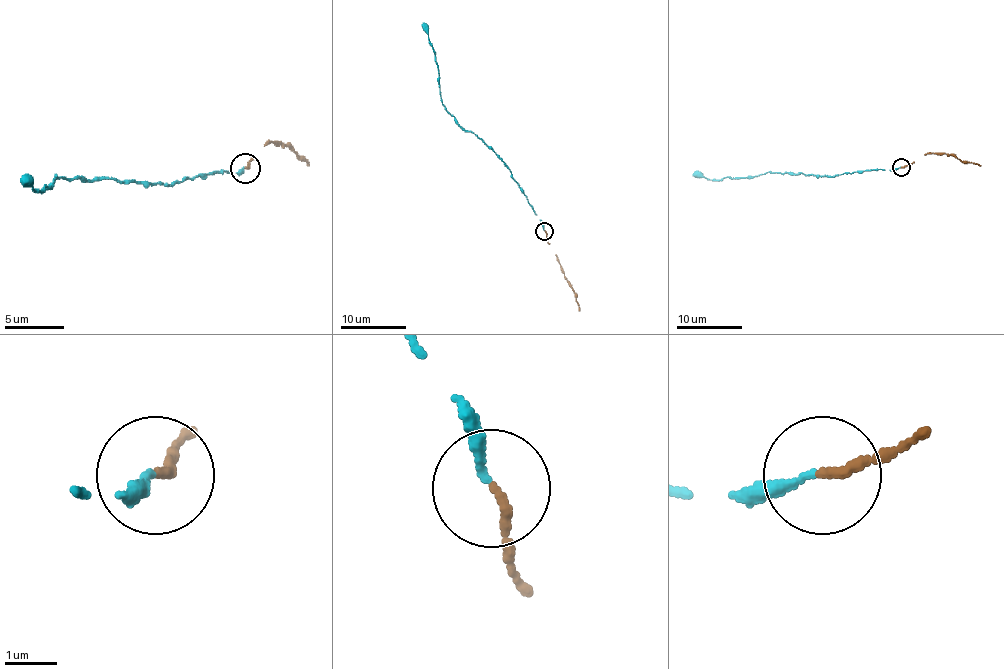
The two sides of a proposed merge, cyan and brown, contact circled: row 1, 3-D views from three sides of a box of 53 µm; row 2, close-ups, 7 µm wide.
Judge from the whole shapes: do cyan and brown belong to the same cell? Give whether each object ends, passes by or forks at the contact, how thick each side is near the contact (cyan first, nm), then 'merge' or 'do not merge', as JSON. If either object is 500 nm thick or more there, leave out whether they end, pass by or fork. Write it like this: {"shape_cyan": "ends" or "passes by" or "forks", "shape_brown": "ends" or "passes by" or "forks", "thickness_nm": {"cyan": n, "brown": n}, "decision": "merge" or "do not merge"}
{"shape_cyan": "ends", "shape_brown": "ends", "thickness_nm": {"cyan": 190, "brown": 170}, "decision": "merge"}

